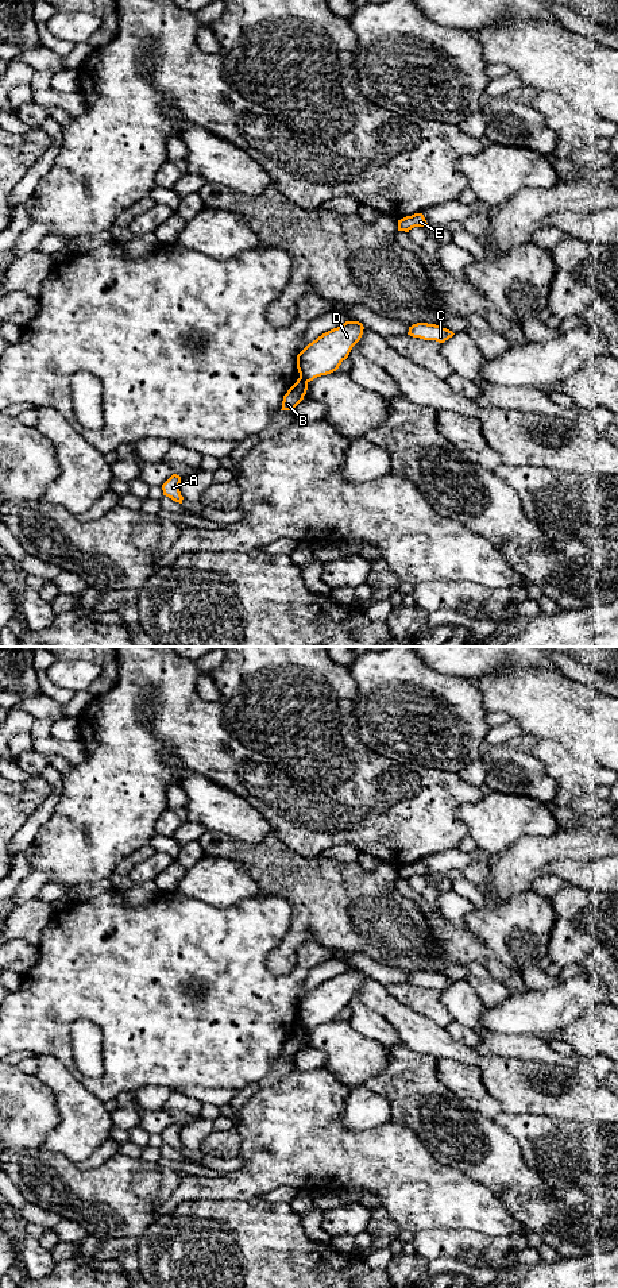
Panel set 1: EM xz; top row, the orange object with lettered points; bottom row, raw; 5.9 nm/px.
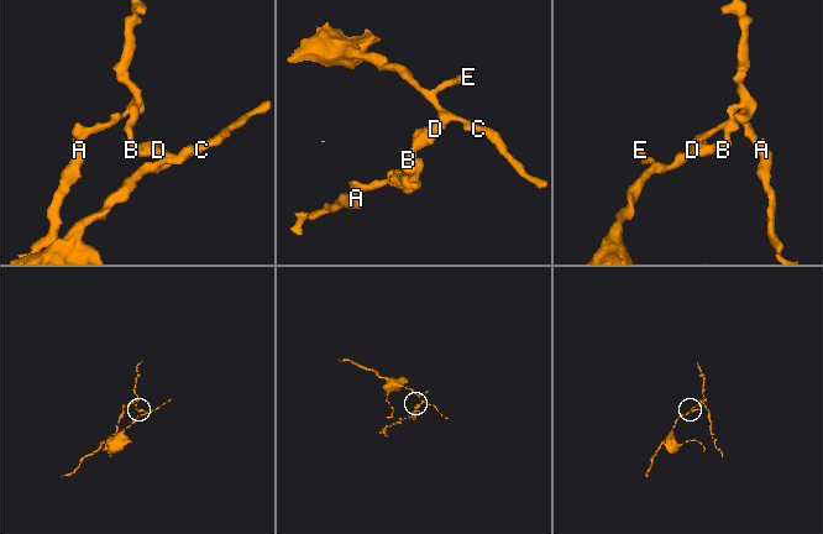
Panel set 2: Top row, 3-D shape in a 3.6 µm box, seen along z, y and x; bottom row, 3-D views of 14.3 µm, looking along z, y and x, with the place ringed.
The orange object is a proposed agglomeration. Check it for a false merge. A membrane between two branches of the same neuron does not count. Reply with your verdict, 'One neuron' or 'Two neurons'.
Two neurons

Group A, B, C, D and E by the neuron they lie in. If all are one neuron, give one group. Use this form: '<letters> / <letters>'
A B / C D E

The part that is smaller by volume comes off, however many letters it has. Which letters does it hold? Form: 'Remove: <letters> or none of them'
Remove: A, B

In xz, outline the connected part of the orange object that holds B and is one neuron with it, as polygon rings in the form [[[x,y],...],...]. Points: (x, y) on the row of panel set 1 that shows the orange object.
[[[298,378],[297,382],[283,396],[281,410],[294,409],[304,400],[306,390],[308,390],[308,382],[304,381],[302,378]]]

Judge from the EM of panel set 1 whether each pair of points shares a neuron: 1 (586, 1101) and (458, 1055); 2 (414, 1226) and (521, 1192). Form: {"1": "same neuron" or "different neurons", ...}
{"1": "same neuron", "2": "different neurons"}

